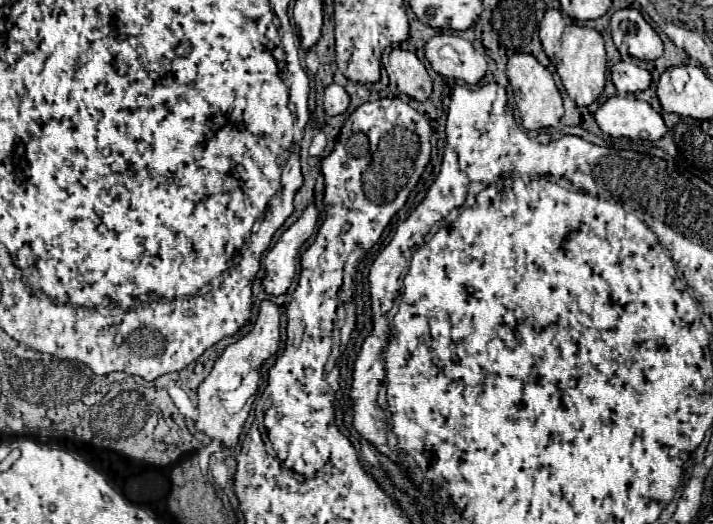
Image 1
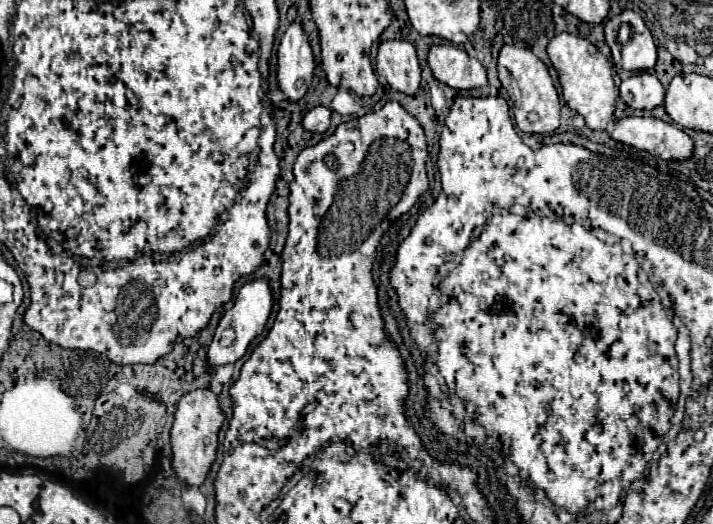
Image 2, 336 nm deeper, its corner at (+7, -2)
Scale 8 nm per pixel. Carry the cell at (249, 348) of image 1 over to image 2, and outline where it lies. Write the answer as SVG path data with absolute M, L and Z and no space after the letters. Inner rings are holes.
M196 389L180 399L170 431L170 445L172 445L172 467L176 471L176 477L186 485L198 487L204 483L204 477L212 461L216 459L218 431L222 423L224 415L218 407L218 395L214 395L210 389Z

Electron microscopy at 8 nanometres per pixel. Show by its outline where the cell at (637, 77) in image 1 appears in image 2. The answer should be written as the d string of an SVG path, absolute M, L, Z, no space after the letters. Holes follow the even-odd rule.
M636 73L620 85L620 97L626 101L626 105L640 111L660 107L664 103L664 95L664 85L650 73Z

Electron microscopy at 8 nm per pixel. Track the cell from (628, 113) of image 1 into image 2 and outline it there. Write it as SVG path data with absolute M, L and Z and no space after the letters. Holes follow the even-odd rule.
M656 117L620 119L612 131L612 139L658 155L664 161L684 161L694 151L694 141L680 127Z

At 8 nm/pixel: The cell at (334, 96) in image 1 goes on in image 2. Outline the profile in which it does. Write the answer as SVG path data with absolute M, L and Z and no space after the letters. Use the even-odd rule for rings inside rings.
M328 107L310 109L302 119L302 127L310 133L324 133L330 127L330 109Z

